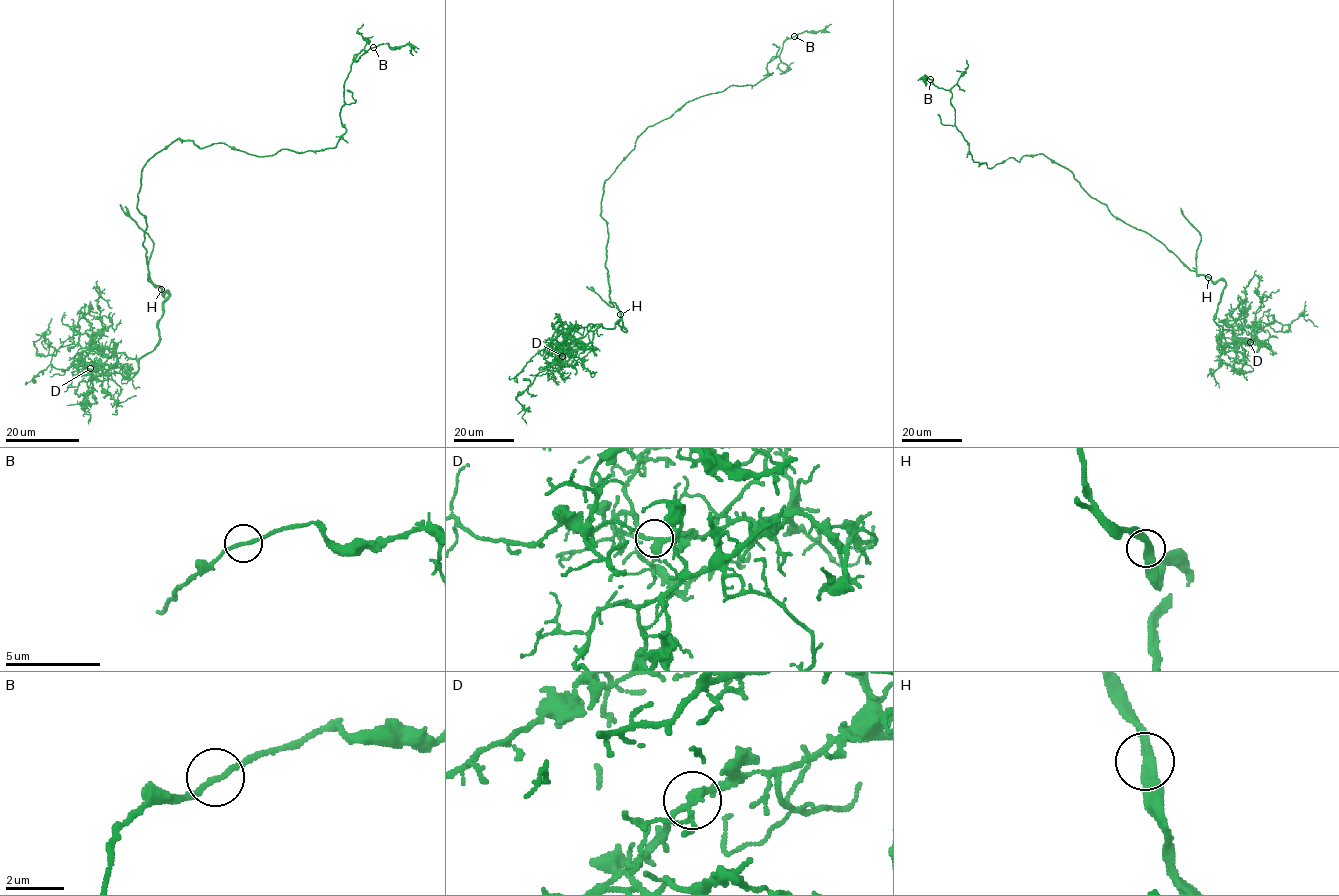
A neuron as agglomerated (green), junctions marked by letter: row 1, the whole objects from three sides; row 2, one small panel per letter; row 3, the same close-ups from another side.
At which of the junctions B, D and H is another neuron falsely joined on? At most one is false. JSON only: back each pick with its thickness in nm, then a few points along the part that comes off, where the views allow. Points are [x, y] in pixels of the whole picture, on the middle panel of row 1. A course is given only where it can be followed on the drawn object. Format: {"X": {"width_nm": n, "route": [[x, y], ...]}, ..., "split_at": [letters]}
{"split_at": []}

